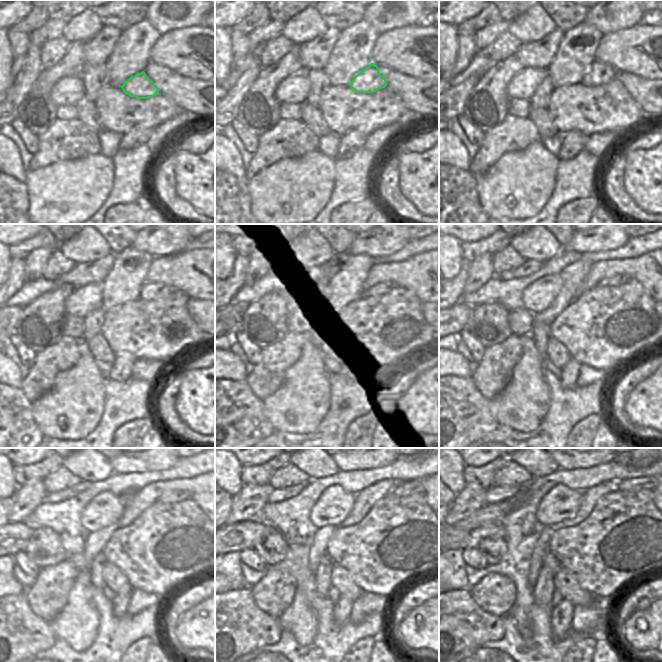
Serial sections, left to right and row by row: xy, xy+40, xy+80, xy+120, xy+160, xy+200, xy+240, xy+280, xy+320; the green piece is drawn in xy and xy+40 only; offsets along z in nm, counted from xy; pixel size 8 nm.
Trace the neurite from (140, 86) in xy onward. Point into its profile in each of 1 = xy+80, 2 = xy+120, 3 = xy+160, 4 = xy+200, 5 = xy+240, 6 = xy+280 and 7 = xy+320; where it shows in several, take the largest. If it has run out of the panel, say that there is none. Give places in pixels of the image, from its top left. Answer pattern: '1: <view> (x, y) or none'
1: xy+80 (599, 73)
2: xy+120 (149, 291)
3: xy+160 (381, 288)
4: xy+200 (618, 279)
5: xy+240 (176, 496)
6: xy+280 (406, 488)
7: xy+320 (641, 483)

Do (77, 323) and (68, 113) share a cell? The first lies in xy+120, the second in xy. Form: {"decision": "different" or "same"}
{"decision": "same"}

